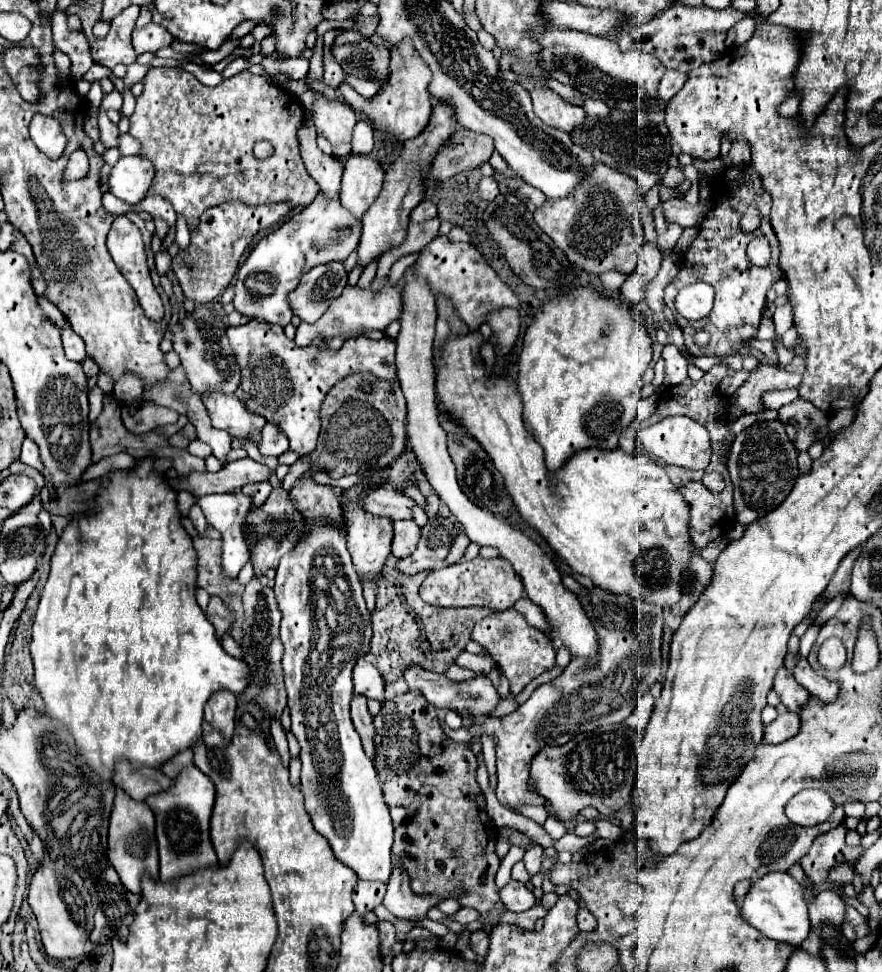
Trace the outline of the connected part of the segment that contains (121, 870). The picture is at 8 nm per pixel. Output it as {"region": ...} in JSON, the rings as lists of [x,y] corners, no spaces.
{"region":[[[117,789],[115,805],[109,819],[109,851],[107,857],[111,865],[117,869],[121,883],[133,891],[141,893],[141,875],[147,871],[153,879],[159,877],[159,855],[157,855],[157,839],[155,839],[155,819],[153,811],[145,801],[133,801],[123,789]]]}

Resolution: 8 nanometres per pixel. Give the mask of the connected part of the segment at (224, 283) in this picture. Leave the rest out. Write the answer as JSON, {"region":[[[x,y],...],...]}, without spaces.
{"region":[[[221,203],[207,209],[199,217],[197,227],[191,229],[189,247],[173,257],[175,265],[171,269],[175,271],[185,297],[199,303],[209,303],[219,297],[231,285],[241,257],[245,255],[245,249],[253,241],[255,233],[273,223],[279,223],[287,213],[289,207],[285,203],[271,203],[259,207],[247,207],[245,203]]]}

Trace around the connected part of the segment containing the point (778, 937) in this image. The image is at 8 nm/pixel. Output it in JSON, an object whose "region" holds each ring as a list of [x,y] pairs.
{"region":[[[771,873],[757,879],[745,901],[741,905],[741,915],[747,923],[751,923],[757,931],[775,941],[787,941],[791,945],[801,945],[811,931],[807,901],[803,899],[803,887],[791,879],[789,873]]]}

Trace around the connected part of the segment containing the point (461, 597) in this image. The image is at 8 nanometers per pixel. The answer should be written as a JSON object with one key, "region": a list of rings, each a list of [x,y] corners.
{"region":[[[473,559],[449,565],[439,571],[431,571],[421,587],[421,599],[437,607],[491,607],[493,611],[505,611],[515,601],[523,599],[523,581],[513,573],[511,563],[505,559]]]}

